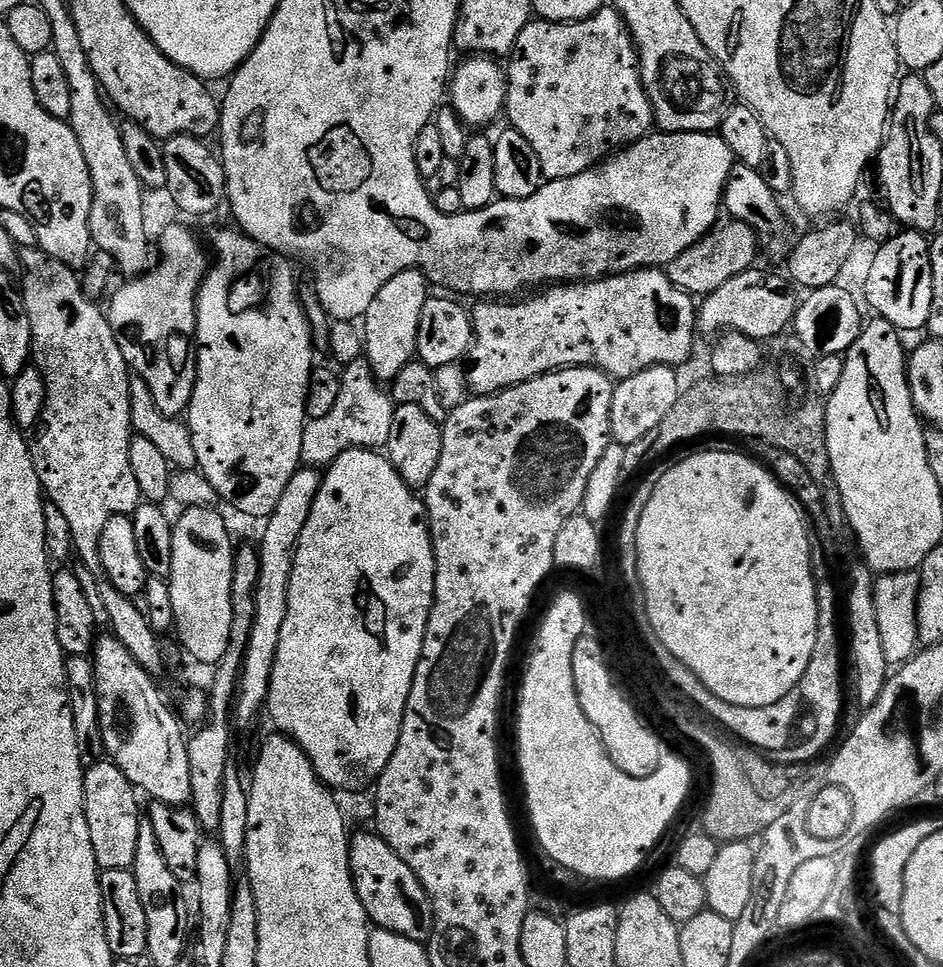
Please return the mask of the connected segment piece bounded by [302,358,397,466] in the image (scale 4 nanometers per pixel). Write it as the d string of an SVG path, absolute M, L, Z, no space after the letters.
M361 358L347 365L340 376L341 389L338 392L337 402L333 409L324 417L313 419L306 428L306 447L302 457L303 463L308 466L330 466L342 454L352 448L370 448L384 450L392 443L392 430L396 426L396 409L391 395L386 391L385 385L377 380L367 359Z

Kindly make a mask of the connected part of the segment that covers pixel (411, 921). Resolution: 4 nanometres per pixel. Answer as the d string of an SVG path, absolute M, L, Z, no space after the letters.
M375 831L360 832L350 840L350 862L352 877L358 890L358 898L366 910L369 921L377 929L386 932L399 932L401 936L421 942L431 941L434 931L434 913L422 882L390 850L390 846Z

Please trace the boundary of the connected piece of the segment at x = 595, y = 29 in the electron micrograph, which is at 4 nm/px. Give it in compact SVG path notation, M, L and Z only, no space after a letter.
M606 6L600 12L590 17L589 20L576 20L572 24L555 24L549 20L539 18L533 19L518 34L518 42L510 57L512 72L510 68L510 112L512 108L511 127L521 132L526 139L538 150L538 158L542 162L542 170L548 180L561 180L570 178L574 174L582 174L588 168L595 168L597 164L608 159L609 156L617 153L622 148L627 148L649 135L656 124L656 109L652 105L652 97L649 96L642 79L642 67L638 59L638 49L633 39L628 23L615 7Z

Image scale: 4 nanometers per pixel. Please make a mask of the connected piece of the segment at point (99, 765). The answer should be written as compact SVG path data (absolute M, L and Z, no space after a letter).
M96 762L84 774L84 809L94 842L96 863L104 870L128 870L135 862L139 828L142 825L140 808L136 805L137 789L126 774L111 762Z

